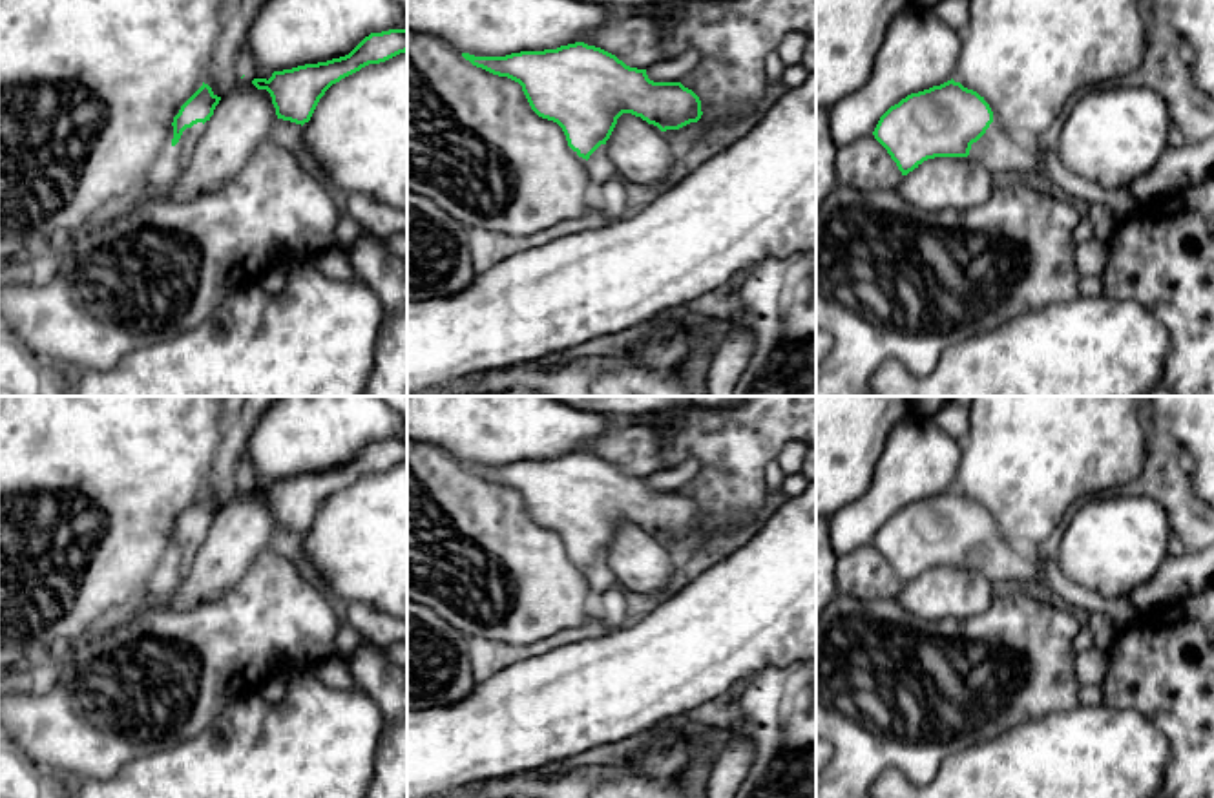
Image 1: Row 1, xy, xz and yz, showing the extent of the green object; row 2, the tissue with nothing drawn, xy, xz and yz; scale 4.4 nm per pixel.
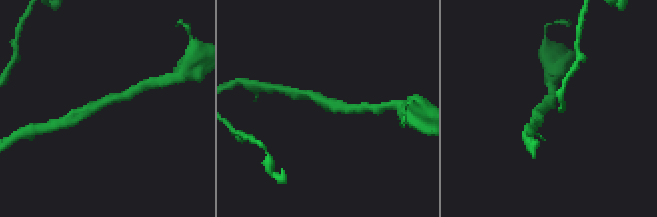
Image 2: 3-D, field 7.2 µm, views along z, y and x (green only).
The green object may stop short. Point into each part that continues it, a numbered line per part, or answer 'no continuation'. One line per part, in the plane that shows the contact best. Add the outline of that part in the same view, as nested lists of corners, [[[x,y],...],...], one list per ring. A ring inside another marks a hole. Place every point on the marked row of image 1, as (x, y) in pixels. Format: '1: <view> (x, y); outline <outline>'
1: yz (1004, 156); outline [[[995,121],[971,144],[968,157],[979,159],[997,179],[1022,177],[1050,188],[1039,164],[1039,152],[1026,141],[1008,135]]]

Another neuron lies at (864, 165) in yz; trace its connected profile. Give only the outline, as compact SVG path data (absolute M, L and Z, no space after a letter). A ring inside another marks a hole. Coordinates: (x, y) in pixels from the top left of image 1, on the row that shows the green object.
M874 135L836 148L834 170L840 184L871 195L895 192L904 177Z

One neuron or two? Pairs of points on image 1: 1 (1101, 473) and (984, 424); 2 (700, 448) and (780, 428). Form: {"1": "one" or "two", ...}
{"1": "one", "2": "one"}

